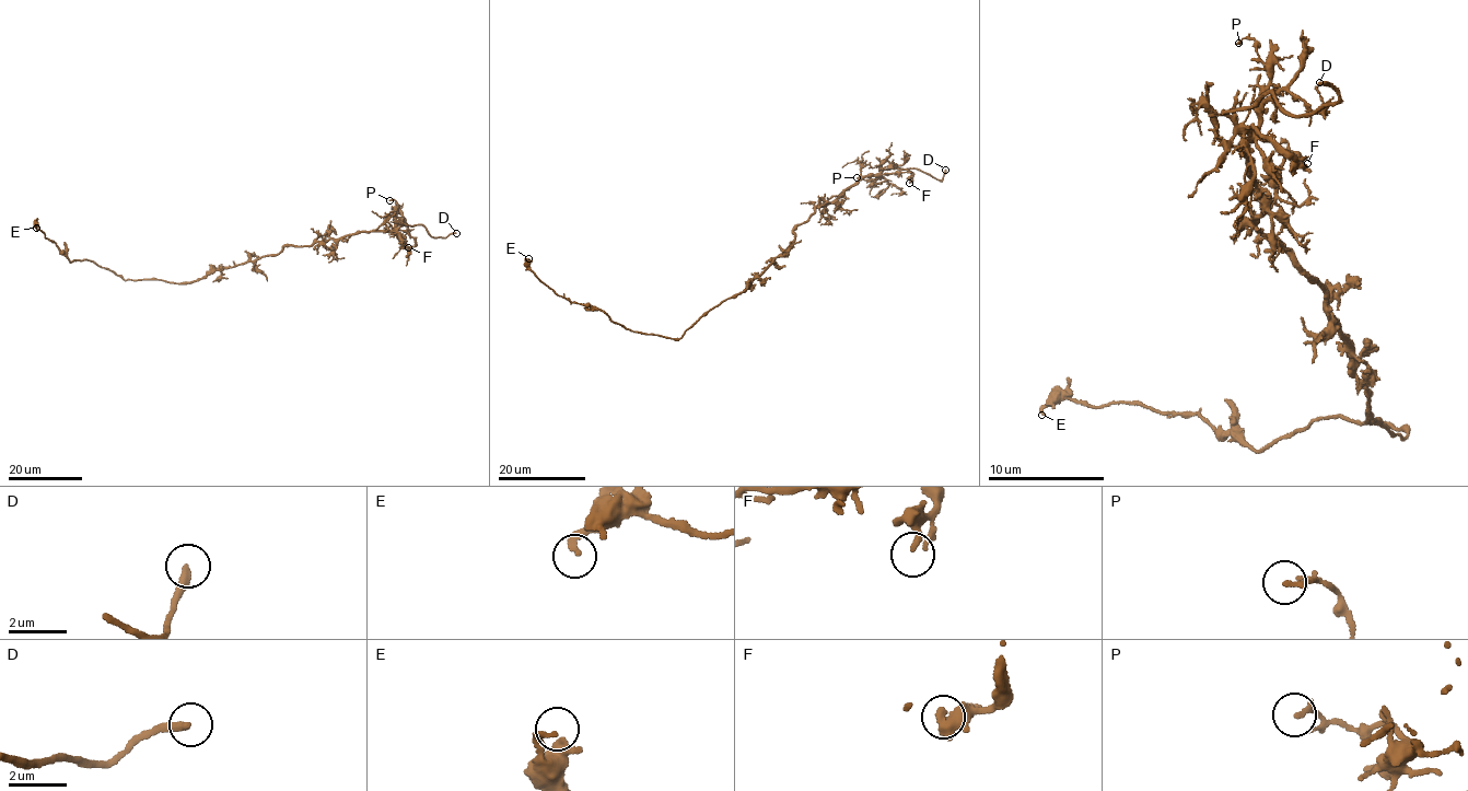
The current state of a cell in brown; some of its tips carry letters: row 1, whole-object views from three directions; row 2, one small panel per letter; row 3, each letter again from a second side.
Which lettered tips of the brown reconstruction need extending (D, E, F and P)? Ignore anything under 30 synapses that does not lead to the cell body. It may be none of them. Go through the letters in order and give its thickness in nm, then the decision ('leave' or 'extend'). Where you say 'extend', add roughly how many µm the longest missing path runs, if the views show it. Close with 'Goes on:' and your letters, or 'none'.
D: 280 nm thick; extend; about 20 µm are missing
E: 150 nm thick; leave
F: 240 nm thick; leave
P: 170 nm thick; leave
Goes on: D

